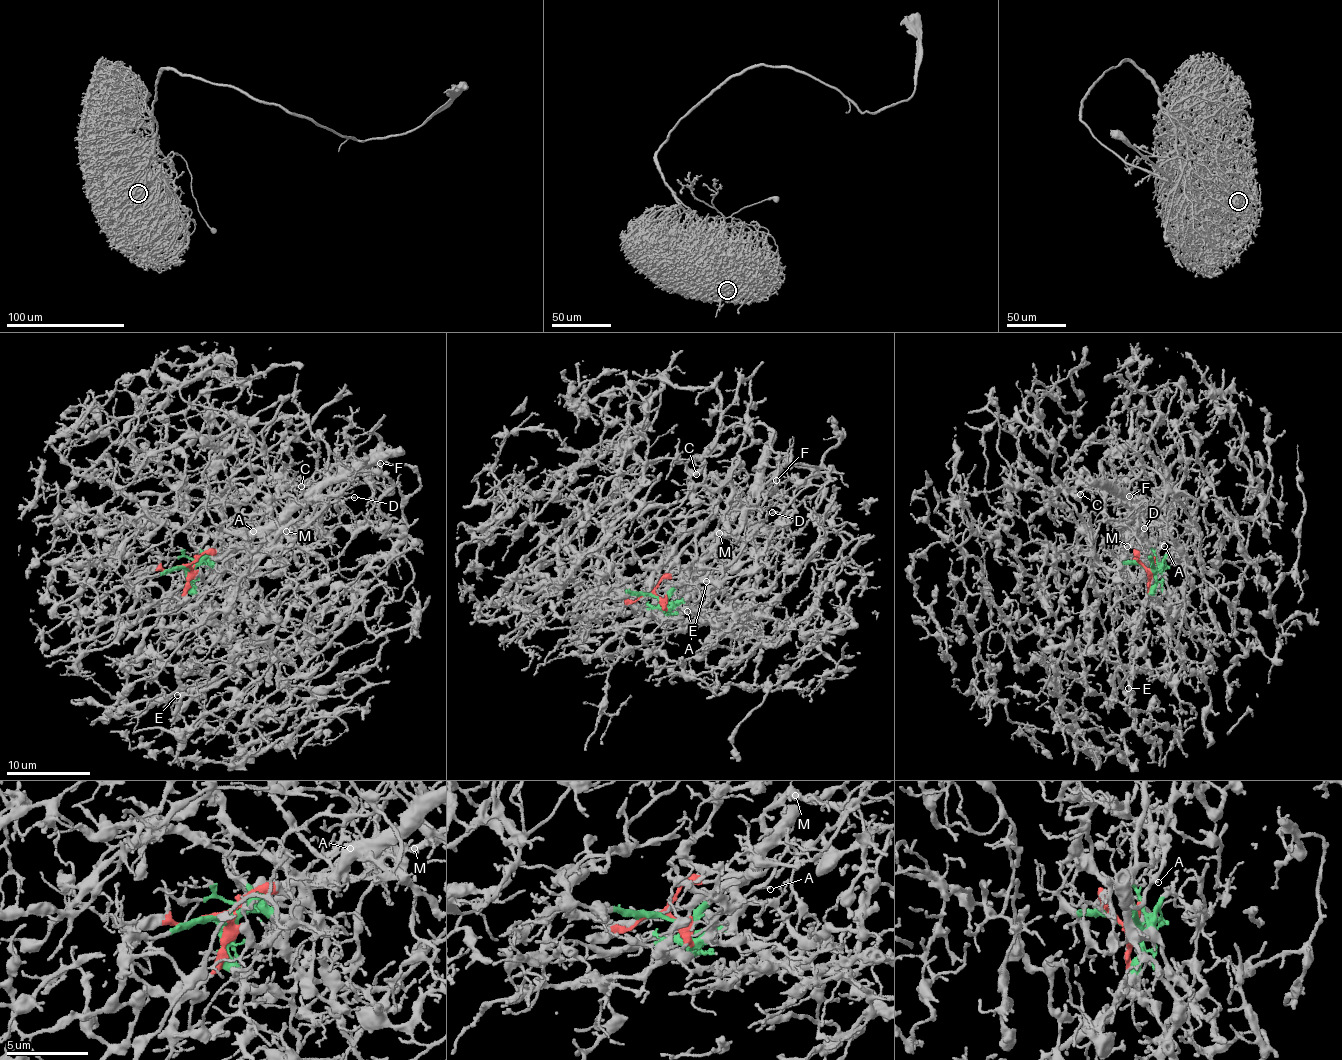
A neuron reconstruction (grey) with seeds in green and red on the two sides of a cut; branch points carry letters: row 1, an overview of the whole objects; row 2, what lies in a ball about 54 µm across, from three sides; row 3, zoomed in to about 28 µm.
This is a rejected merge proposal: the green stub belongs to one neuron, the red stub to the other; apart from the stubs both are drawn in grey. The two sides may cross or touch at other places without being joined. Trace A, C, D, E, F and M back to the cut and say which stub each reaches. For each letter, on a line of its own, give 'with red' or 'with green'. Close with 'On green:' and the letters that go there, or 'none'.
A: with green
C: with green
D: with green
E: with red
F: with green
M: with green
On green: A, C, D, F, M

